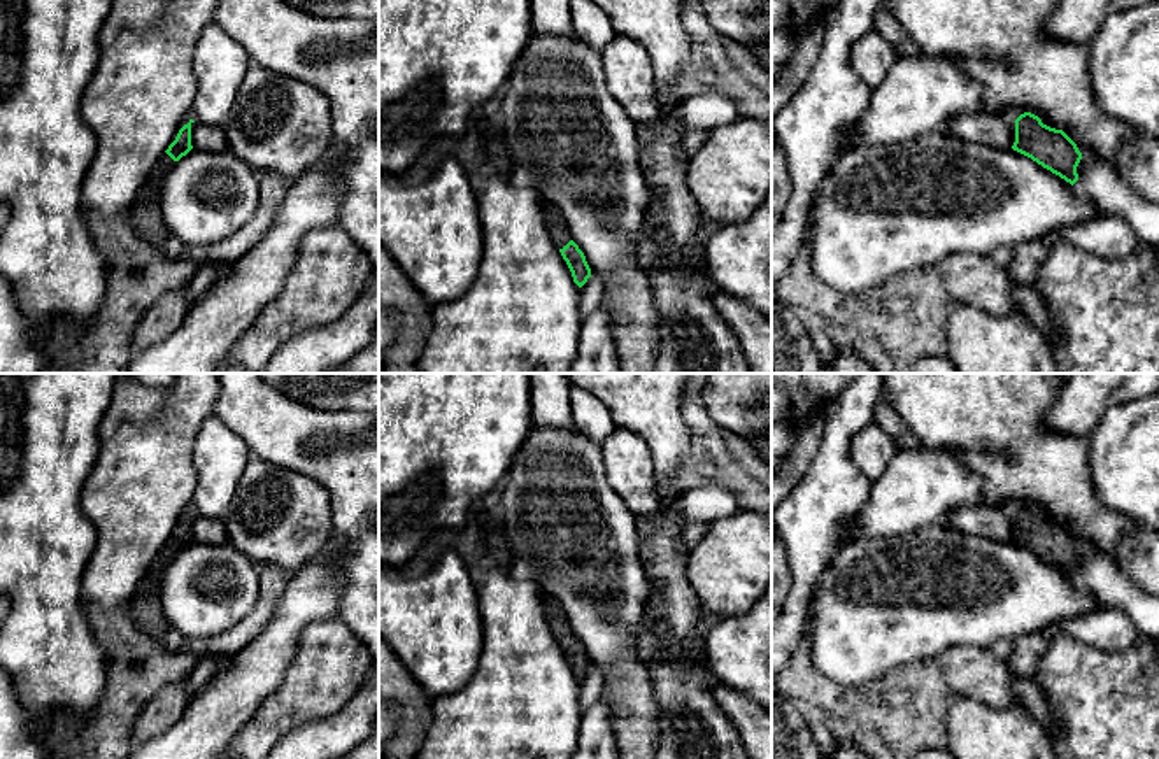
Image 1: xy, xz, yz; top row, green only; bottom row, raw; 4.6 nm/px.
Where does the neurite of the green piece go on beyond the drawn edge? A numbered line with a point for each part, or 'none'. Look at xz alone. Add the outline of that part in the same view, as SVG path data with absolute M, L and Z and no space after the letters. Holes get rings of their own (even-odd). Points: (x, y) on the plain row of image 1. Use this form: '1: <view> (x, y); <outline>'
1: xz (558, 623); M545 596L545 615L547 615L549 626L554 633L556 640L563 642L572 633L572 628L563 614L559 603L551 596Z

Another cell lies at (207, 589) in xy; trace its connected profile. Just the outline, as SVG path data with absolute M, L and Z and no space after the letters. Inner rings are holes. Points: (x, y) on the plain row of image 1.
M191 542L175 554L160 592L170 628L186 640L212 638L231 629L254 610L258 599L256 564L228 542L219 545Z

